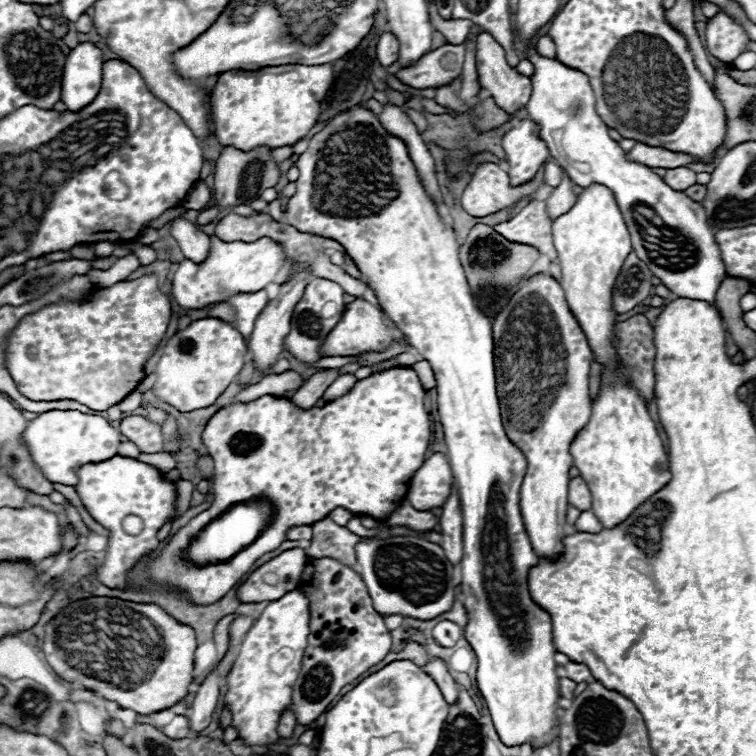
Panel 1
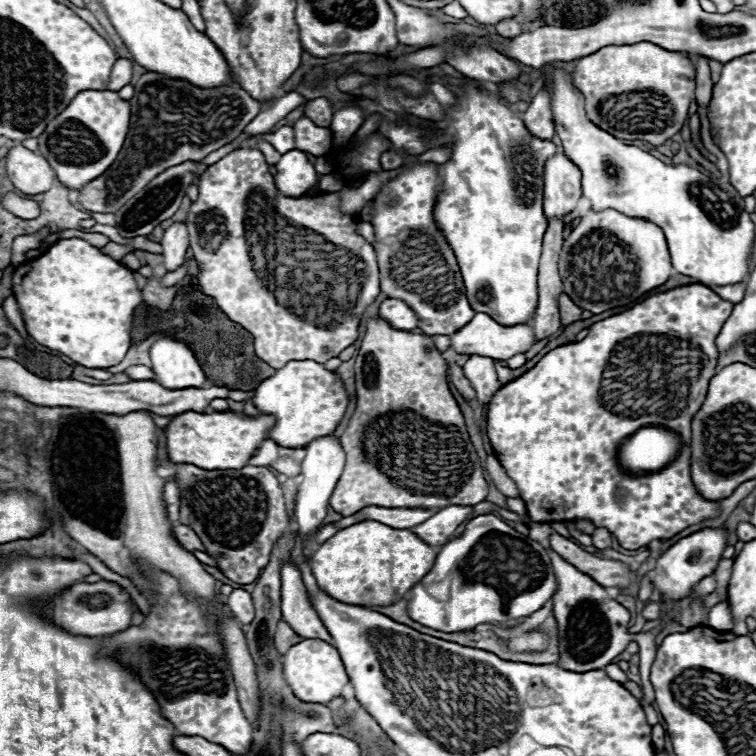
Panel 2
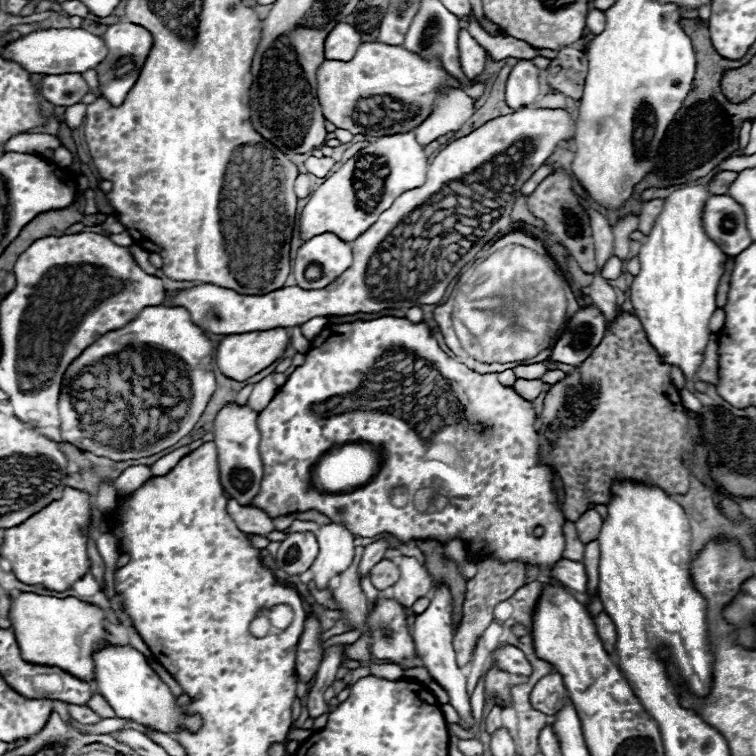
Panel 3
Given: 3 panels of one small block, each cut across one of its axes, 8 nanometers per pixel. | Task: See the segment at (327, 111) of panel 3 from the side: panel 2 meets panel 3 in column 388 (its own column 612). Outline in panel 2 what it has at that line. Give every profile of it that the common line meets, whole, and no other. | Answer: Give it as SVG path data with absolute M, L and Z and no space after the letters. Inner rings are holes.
M652 42L604 46L594 54L582 56L572 72L572 78L574 86L586 98L586 114L594 124L618 138L646 140L654 146L664 144L682 130L688 120L690 104L696 98L696 70L688 54L670 52ZM658 92L664 92L664 96ZM613 95L618 95L618 98L626 96L626 100L620 106L622 114L618 114L609 125L602 118L602 104Z

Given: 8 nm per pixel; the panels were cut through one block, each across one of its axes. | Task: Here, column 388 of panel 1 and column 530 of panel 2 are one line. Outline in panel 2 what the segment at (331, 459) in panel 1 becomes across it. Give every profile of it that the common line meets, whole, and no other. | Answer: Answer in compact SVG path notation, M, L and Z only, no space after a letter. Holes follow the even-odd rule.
M690 284L690 286L680 286L656 296L646 298L644 302L636 304L634 308L610 316L606 320L600 320L596 324L590 326L588 336L582 342L572 342L566 346L558 346L554 350L550 350L534 368L530 368L526 374L522 374L520 378L504 384L490 400L488 404L488 418L486 418L486 432L490 438L490 444L496 452L496 458L500 460L500 464L504 466L506 474L516 482L518 490L520 490L520 498L526 502L528 514L532 516L532 520L536 522L566 522L566 520L580 520L580 518L588 518L594 522L594 526L602 526L608 528L614 538L618 540L618 544L626 550L638 550L642 546L646 546L650 540L668 540L676 534L680 534L682 530L686 530L688 526L700 524L704 520L716 518L720 514L720 500L706 500L698 494L694 482L692 482L692 474L690 474L690 456L692 456L692 418L696 416L696 412L702 408L704 398L706 398L706 390L710 384L710 378L714 376L716 364L718 364L718 348L716 348L716 336L722 330L724 322L728 320L728 316L732 314L734 304L722 300L714 290L710 290L704 284ZM644 426L664 426L670 428L674 432L680 434L684 446L680 456L668 464L666 468L662 468L660 472L654 474L646 474L646 476L634 476L634 474L626 474L620 470L620 462L618 462L618 446L622 444L624 436L634 434L638 428Z

